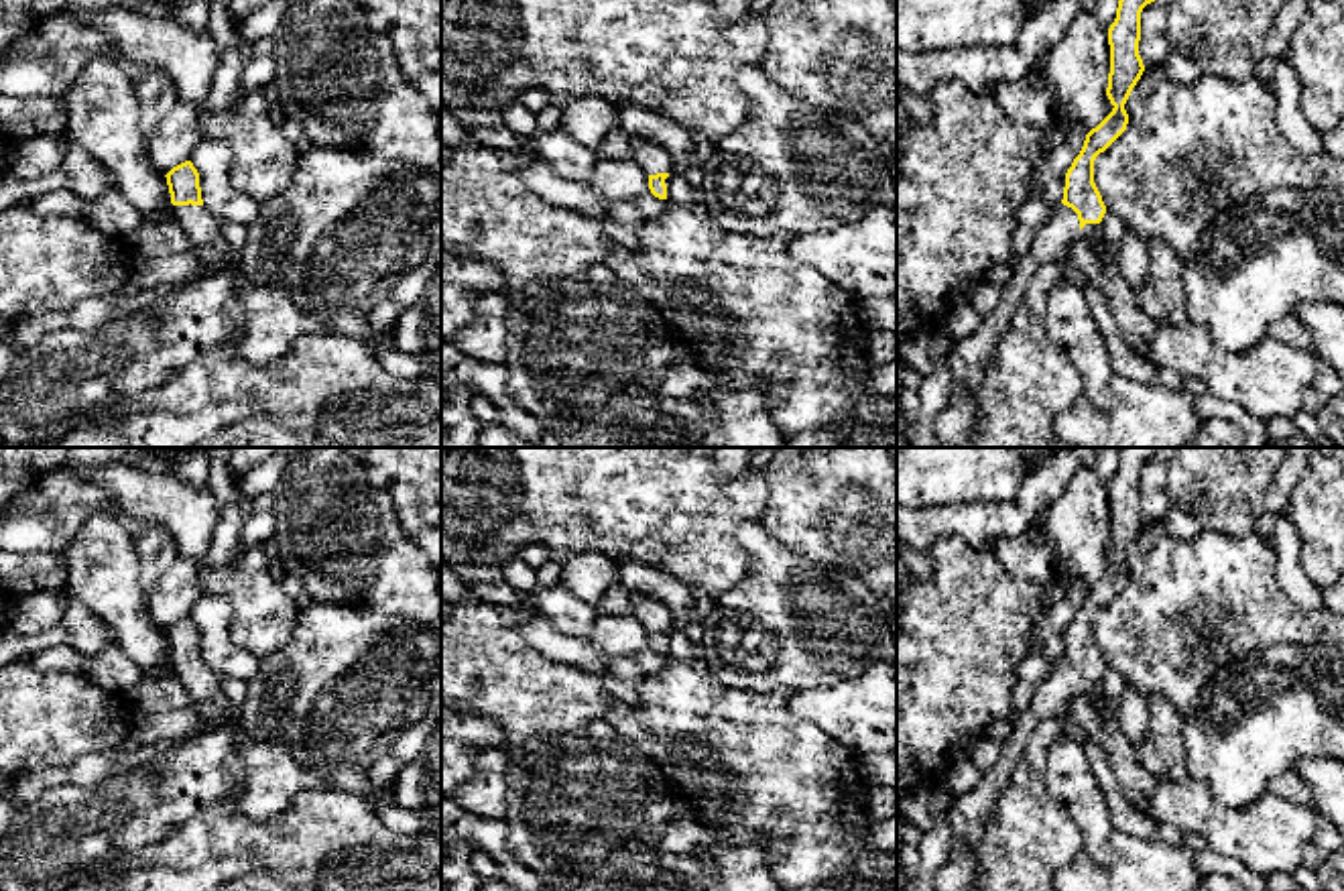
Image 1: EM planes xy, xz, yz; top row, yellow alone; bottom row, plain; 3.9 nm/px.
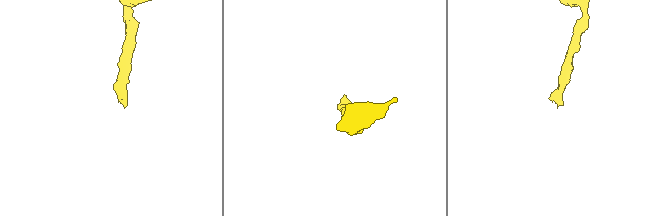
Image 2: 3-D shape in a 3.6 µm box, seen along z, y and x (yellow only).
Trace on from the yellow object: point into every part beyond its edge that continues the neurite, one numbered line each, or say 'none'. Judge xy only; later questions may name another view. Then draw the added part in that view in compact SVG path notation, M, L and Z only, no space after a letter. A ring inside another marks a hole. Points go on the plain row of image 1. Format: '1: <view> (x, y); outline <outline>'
1: xy (198, 678); outline M173 661L175 675L191 696L193 712L216 726L226 724L228 700L216 673L205 661Z

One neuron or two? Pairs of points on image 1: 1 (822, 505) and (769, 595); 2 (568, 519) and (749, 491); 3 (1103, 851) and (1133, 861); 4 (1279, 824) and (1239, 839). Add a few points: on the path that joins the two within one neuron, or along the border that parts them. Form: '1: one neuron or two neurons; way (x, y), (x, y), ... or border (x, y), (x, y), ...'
1: two neurons; border (759, 521), (791, 552), (838, 570)
2: one neuron; way (613, 507), (704, 507)
3: two neurons; border (1115, 830), (1107, 863), (1094, 863), (1082, 851)
4: one neuron; way (1269, 835), (1249, 835)

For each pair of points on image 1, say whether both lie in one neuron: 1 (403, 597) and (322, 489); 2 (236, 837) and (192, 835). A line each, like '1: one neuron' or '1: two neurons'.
1: one neuron
2: one neuron

